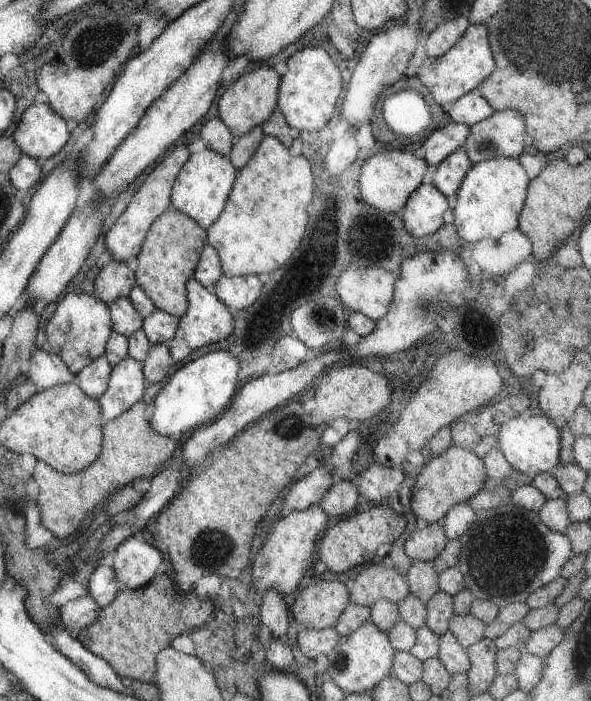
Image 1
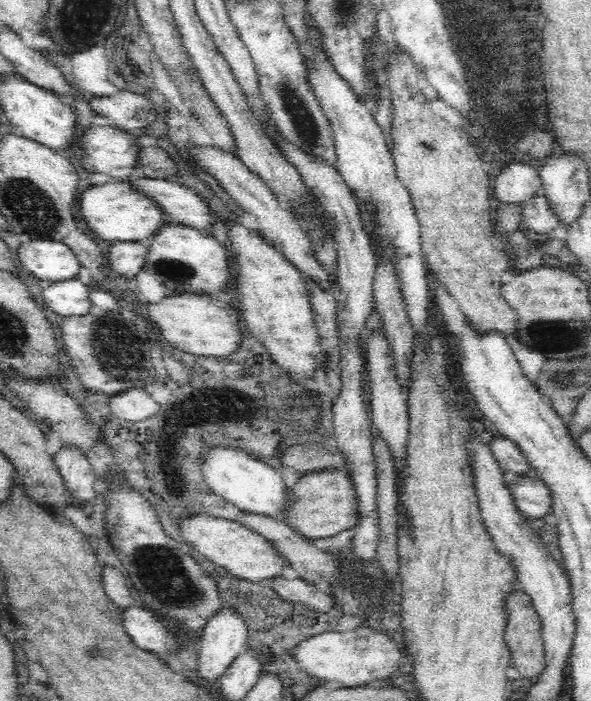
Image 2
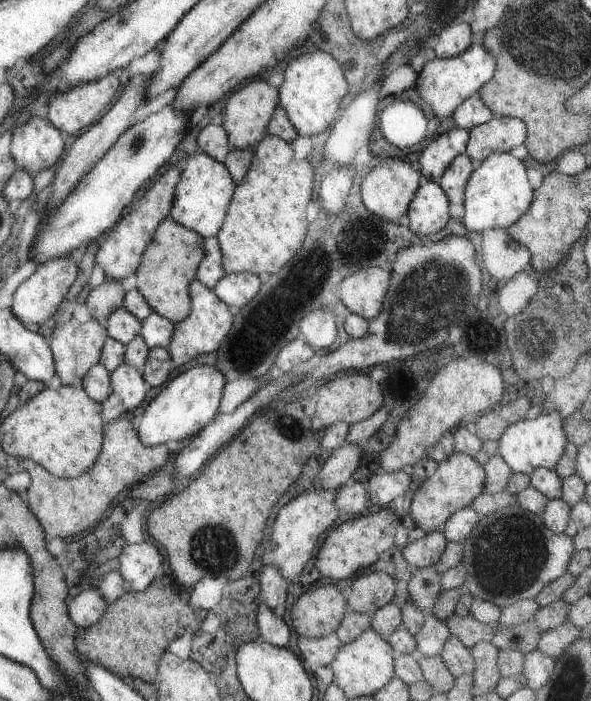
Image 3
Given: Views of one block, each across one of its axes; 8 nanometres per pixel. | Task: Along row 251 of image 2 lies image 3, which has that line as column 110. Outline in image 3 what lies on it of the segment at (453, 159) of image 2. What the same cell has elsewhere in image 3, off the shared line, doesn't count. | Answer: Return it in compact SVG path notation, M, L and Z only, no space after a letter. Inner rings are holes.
M131 416L117 417L102 426L102 445L93 466L75 478L59 478L39 465L29 469L30 483L25 496L27 506L41 526L46 541L75 538L90 529L123 496L126 490L158 471L169 458L172 446L143 446L137 438Z

